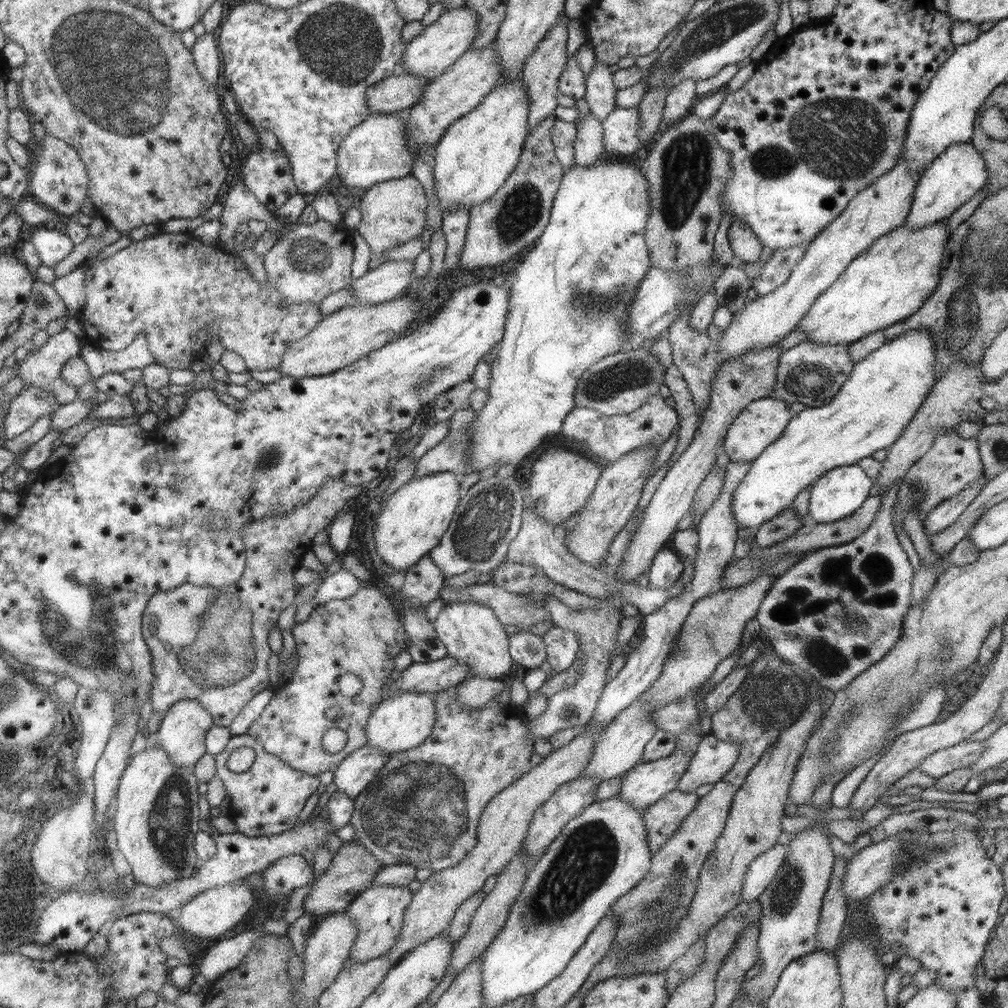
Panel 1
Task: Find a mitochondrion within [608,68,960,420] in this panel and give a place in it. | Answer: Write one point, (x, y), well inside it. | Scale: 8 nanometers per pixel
(845, 144)

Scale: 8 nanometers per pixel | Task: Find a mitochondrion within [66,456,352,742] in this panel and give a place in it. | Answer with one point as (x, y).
(237, 655)

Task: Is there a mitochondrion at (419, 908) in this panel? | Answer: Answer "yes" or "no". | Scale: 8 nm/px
no

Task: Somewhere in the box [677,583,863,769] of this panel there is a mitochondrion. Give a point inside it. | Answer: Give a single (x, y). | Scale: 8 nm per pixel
(772, 696)

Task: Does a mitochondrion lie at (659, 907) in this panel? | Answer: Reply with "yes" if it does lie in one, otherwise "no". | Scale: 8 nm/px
yes

